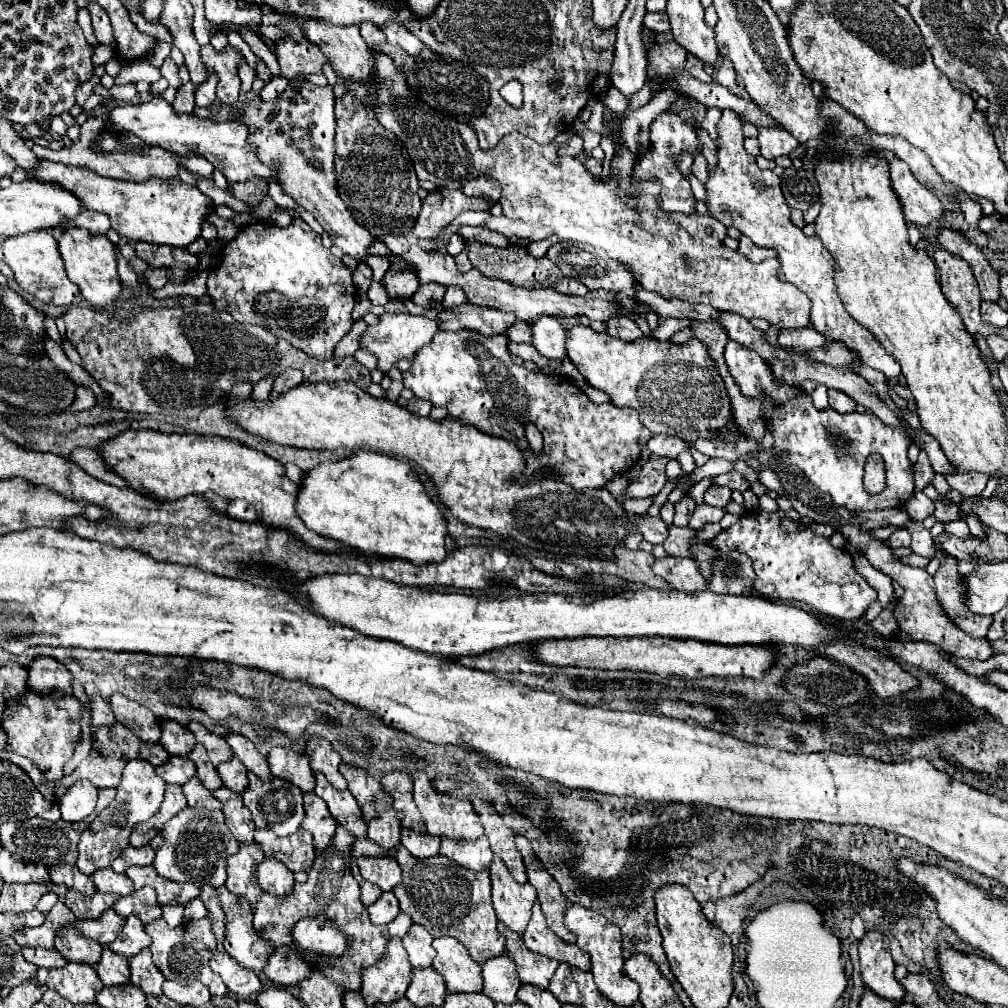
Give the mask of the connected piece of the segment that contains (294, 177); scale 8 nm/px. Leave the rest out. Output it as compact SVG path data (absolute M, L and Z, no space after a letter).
M290 80L288 88L284 94L272 102L260 102L254 98L254 104L244 108L244 112L238 114L238 118L252 130L252 142L256 142L260 150L260 158L264 162L276 162L280 158L280 176L284 182L280 184L282 190L292 196L304 210L312 212L322 228L330 234L332 244L340 248L344 254L352 256L356 262L364 262L368 248L374 244L374 236L360 226L352 214L348 212L346 204L340 200L338 190L336 190L336 178L334 178L334 130L336 130L336 120L334 120L334 92L332 86L314 86L312 82L302 82L302 80Z

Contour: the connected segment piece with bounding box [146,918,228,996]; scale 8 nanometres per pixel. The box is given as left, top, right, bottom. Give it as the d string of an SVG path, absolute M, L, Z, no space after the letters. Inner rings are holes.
M202 918L202 920L186 920L182 922L186 926L178 928L168 928L164 920L154 920L146 924L146 932L152 938L150 950L152 950L152 960L160 968L166 980L176 980L180 984L190 984L192 980L200 980L204 986L208 986L212 996L224 996L228 992L226 984L222 982L220 976L216 976L210 966L210 954L216 950L216 938L212 932L212 920Z

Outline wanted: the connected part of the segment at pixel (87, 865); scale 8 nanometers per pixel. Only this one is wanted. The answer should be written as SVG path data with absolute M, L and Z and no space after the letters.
M128 762L122 772L122 782L118 786L116 798L98 818L94 818L86 826L86 830L80 836L80 844L78 844L80 856L76 862L80 872L84 872L86 876L92 876L94 870L108 868L112 864L112 860L120 854L120 850L124 850L128 846L132 828L138 822L144 822L144 820L152 818L152 814L156 814L156 810L160 808L160 802L164 798L164 790L166 790L166 784L154 772L154 766L150 762Z

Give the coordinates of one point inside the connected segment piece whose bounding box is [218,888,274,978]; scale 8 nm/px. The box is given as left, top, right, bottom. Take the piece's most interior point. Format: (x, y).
(242, 942)

